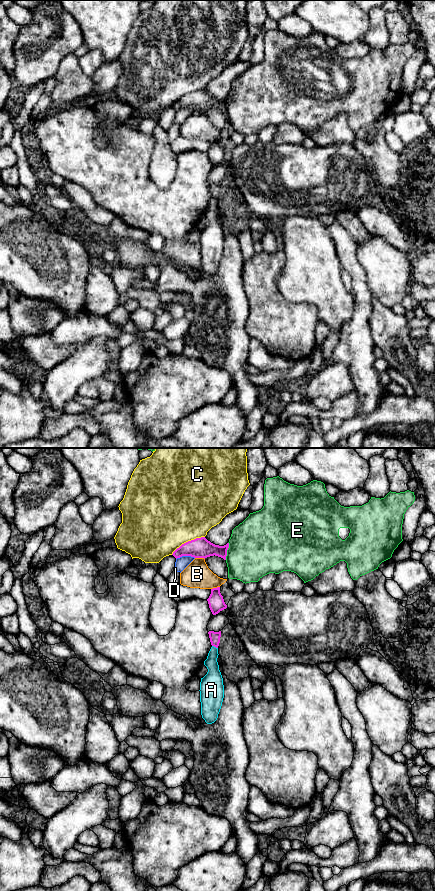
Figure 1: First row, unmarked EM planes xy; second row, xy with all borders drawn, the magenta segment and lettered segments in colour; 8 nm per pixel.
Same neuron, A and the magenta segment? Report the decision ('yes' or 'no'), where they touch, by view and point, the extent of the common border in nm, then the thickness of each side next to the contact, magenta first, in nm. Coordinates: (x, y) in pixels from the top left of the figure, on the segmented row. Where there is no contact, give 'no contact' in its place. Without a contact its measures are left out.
no | xy (215, 646) | 50 nm | 80/130 nm

